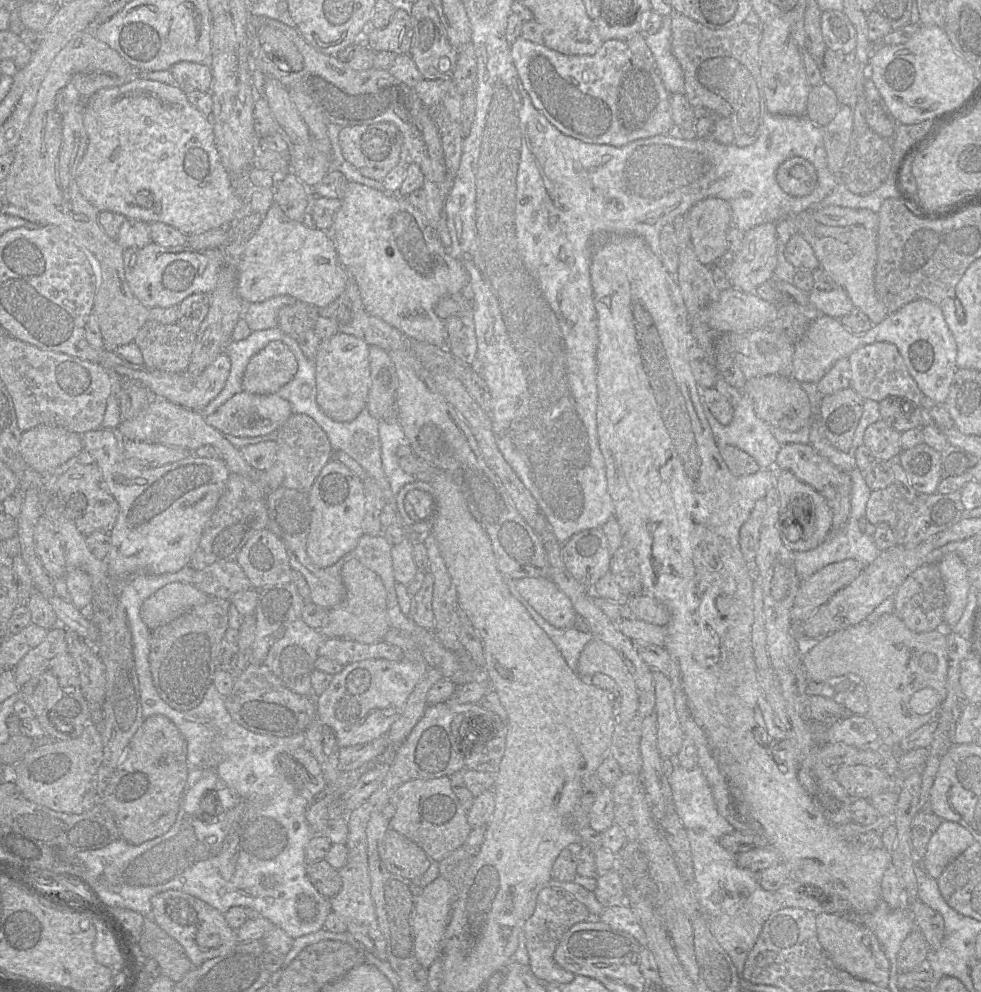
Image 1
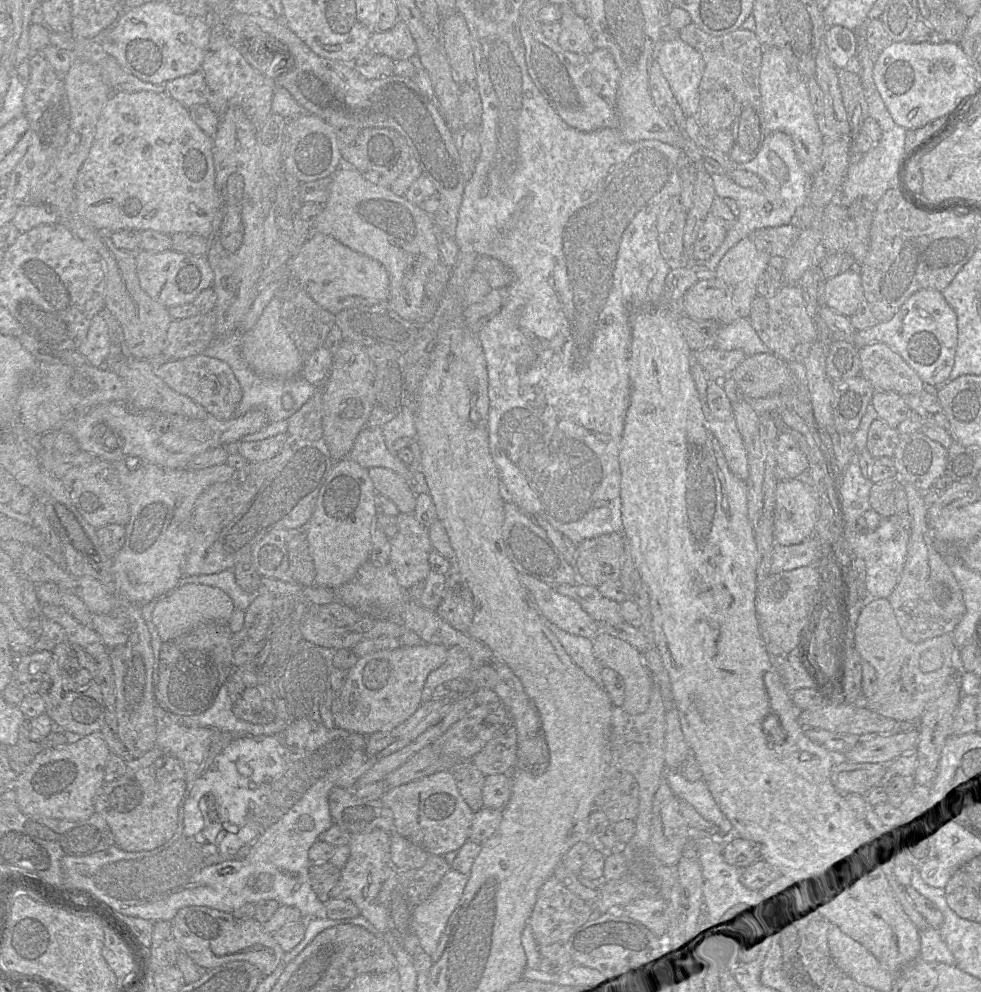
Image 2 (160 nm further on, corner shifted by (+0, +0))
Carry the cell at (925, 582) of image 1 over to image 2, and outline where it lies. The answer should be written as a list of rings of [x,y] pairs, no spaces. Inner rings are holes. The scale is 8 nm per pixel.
[[[902,481],[907,512],[911,517],[909,540],[904,568],[898,584],[888,597],[902,634],[912,643],[944,634],[951,634],[965,613],[961,589],[950,564],[935,548],[935,540],[927,525],[927,508],[924,494],[909,481]]]

